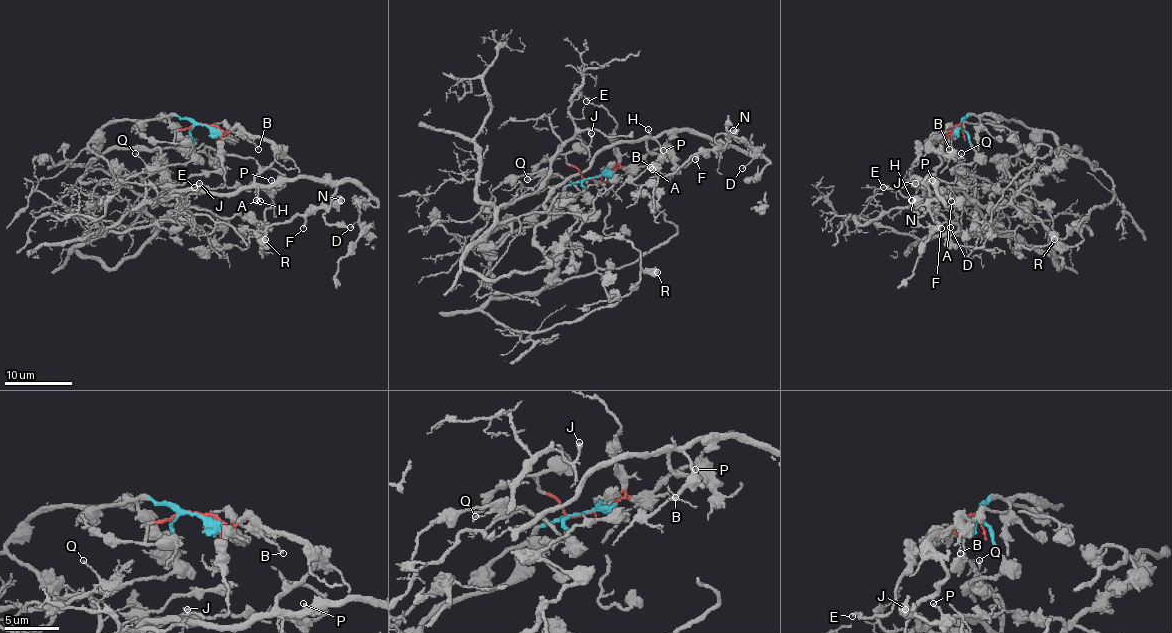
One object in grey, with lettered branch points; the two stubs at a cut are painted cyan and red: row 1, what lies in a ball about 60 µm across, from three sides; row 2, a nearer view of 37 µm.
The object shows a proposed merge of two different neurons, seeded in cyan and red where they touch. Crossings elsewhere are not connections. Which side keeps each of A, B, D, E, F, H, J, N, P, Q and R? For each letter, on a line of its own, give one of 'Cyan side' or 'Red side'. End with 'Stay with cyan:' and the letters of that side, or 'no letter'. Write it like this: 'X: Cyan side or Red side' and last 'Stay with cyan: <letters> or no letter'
A: Red side
B: Red side
D: Red side
E: Red side
F: Red side
H: Red side
J: Red side
N: Red side
P: Red side
Q: Cyan side
R: Cyan side
Stay with cyan: Q, R

